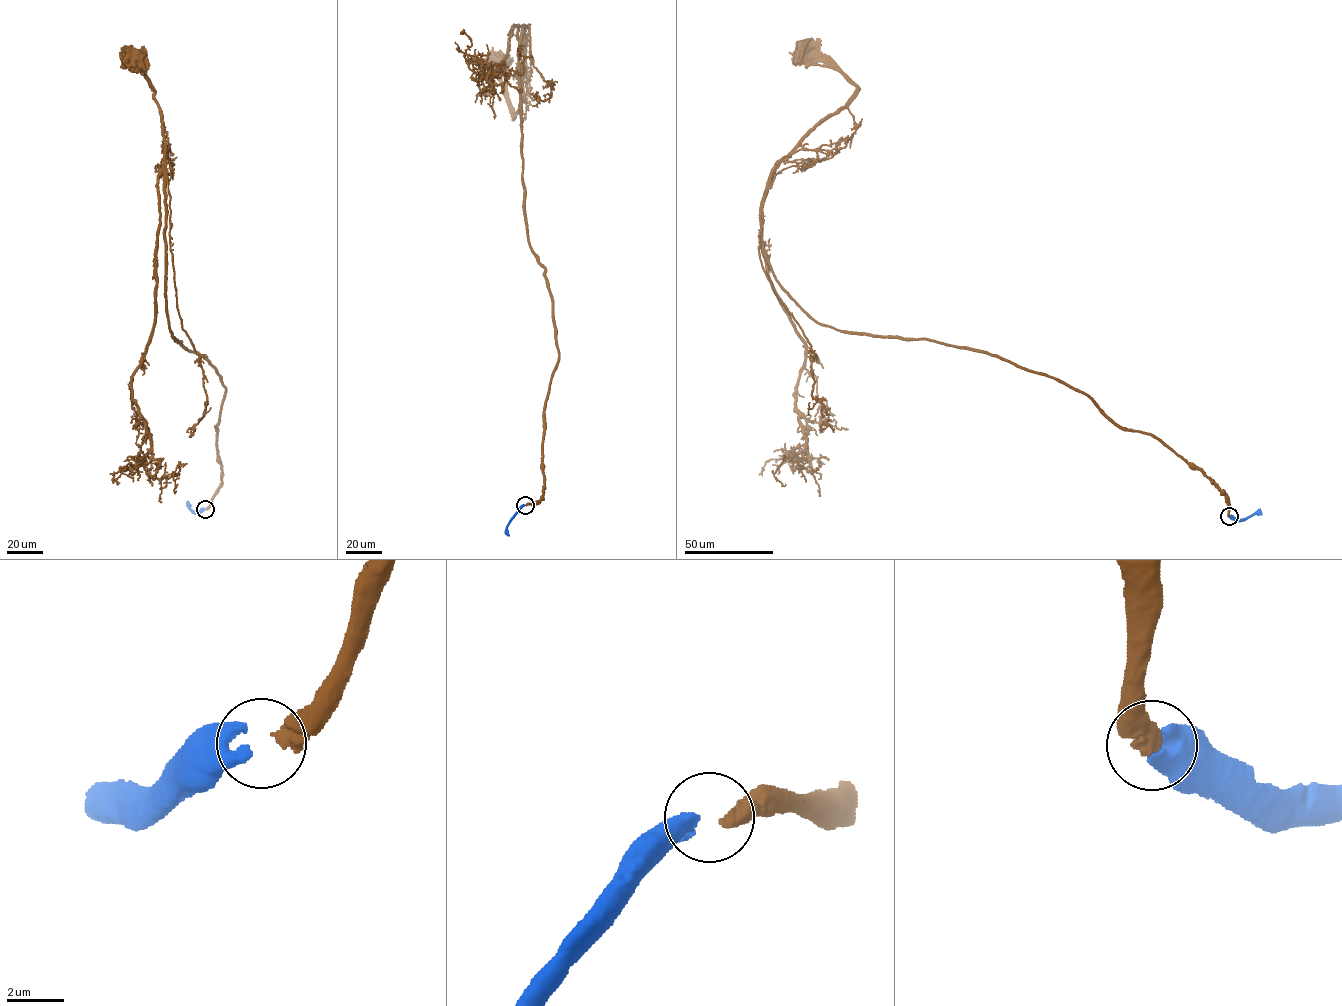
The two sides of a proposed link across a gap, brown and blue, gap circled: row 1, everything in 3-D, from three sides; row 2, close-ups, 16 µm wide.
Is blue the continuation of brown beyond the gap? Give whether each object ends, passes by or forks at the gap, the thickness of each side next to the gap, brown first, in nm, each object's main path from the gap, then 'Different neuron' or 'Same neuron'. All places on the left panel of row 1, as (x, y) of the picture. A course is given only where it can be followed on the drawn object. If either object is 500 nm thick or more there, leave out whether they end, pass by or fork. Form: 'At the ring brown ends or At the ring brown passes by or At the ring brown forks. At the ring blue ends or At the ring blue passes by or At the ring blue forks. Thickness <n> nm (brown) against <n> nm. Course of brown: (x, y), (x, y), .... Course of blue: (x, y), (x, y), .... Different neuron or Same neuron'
Thickness 500 nm (brown) against 440 nm. Course of brown: (206, 508), (221, 483), (216, 426), (225, 388), (206, 357), (173, 338), (170, 329), (162, 112), (133, 56). Course of blue: (204, 509), (193, 511), (188, 506), (191, 505). Same neuron

